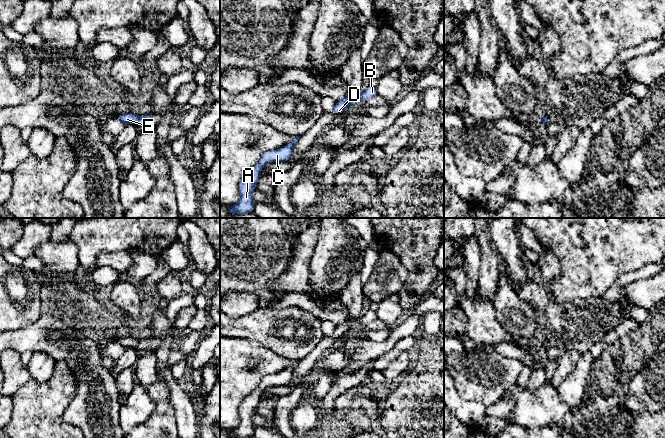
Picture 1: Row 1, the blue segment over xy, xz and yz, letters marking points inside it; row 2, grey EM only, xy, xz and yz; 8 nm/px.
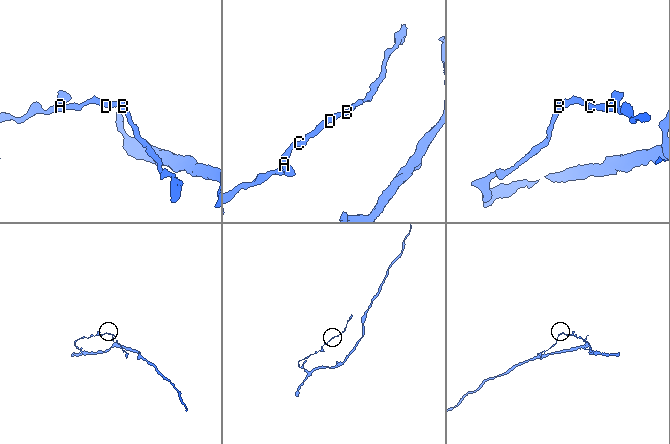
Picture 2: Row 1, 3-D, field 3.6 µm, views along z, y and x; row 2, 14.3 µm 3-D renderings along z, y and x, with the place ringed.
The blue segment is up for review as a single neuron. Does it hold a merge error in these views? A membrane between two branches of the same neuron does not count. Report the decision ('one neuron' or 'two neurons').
one neuron

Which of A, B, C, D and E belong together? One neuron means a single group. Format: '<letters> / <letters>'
A B C D E

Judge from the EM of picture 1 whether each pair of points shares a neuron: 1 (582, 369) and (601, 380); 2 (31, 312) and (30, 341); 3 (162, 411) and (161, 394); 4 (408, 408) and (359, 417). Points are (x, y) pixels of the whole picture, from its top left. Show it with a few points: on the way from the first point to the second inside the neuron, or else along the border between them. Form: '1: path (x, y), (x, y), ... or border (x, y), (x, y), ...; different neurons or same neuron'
1: border (594, 362), (590, 370); different neurons
2: border (41, 315), (32, 323), (10, 330); different neurons
3: border (168, 399), (156, 403); different neurons
4: path (396, 408), (381, 420), (375, 421), (371, 417); same neuron

